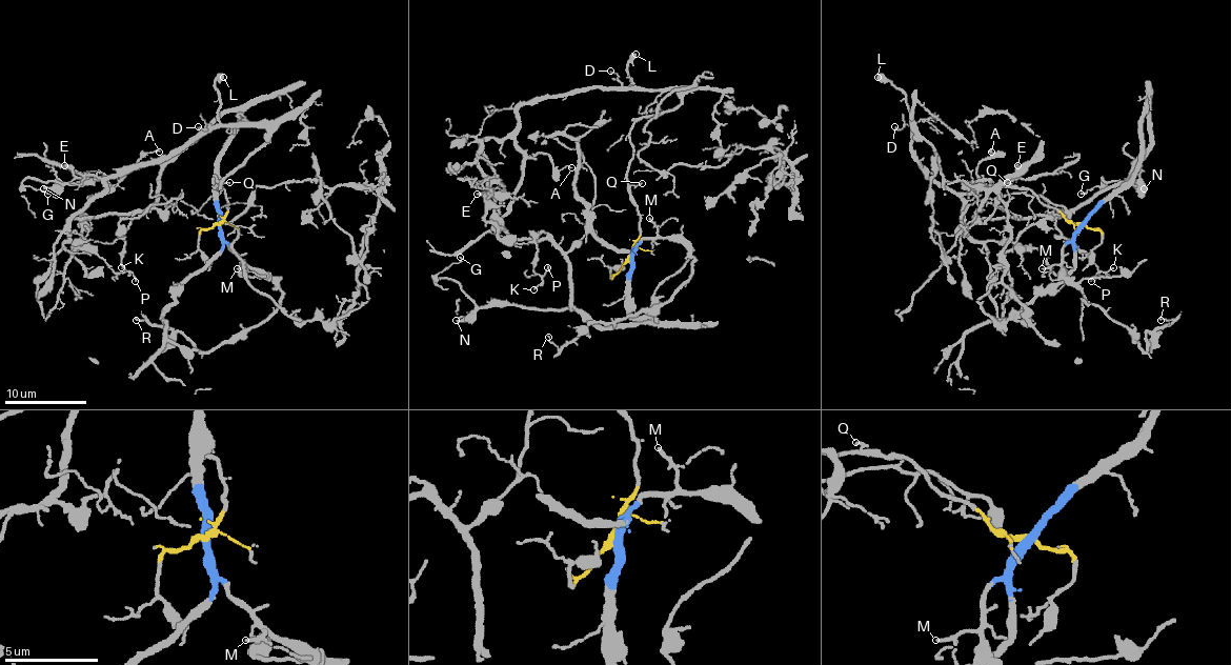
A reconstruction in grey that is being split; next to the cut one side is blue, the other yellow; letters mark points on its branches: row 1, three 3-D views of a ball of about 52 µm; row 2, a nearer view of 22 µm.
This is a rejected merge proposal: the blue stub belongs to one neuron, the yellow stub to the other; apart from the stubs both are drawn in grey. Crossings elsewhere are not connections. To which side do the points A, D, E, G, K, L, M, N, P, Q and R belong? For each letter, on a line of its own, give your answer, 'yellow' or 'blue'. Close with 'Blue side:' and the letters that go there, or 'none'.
A: yellow
D: yellow
E: yellow
G: blue
K: blue
L: yellow
M: blue
N: blue
P: blue
Q: yellow
R: blue
Blue side: G, K, M, N, P, R

